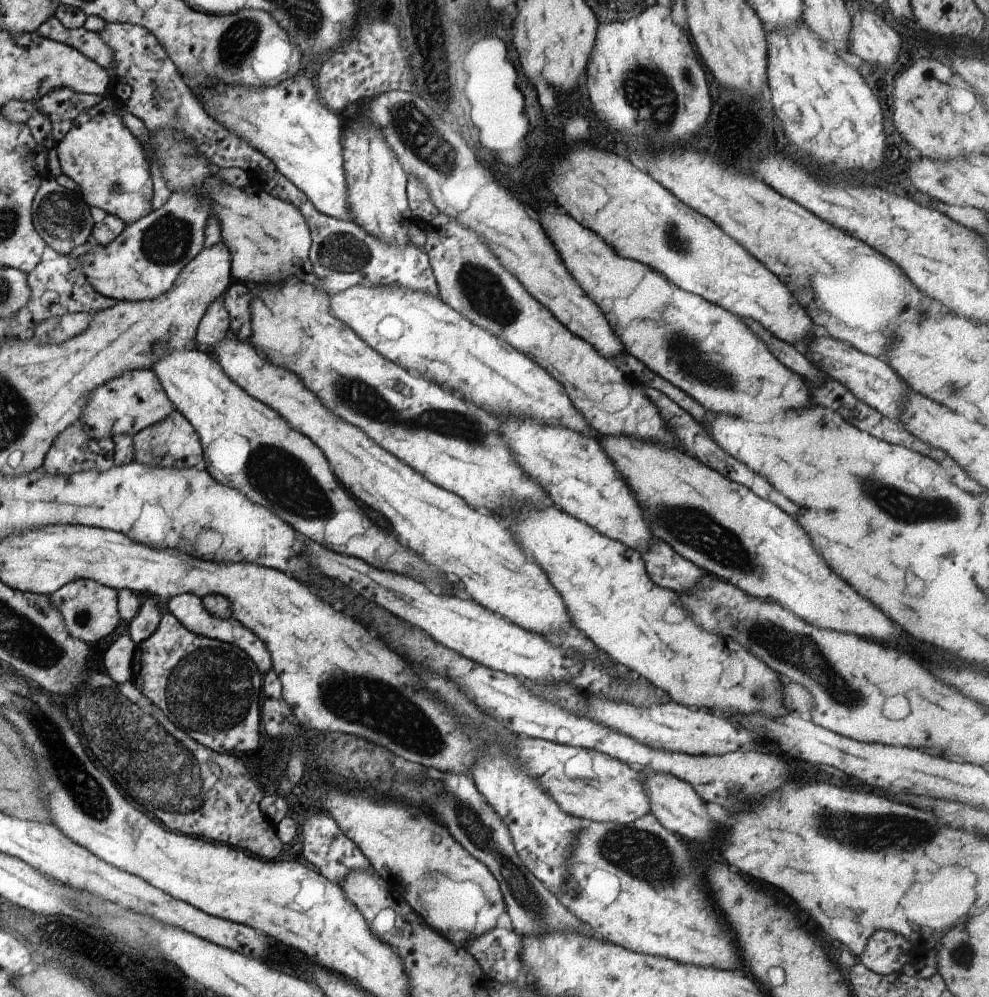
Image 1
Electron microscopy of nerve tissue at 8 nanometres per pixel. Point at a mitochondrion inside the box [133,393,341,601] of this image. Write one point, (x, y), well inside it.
(271, 472)

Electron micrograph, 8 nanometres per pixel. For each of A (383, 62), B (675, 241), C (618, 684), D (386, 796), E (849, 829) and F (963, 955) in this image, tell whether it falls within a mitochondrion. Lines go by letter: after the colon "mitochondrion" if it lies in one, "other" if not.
A: other
B: mitochondrion
C: mitochondrion
D: other
E: mitochondrion
F: mitochondrion

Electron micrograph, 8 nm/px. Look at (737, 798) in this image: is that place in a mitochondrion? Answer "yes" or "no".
yes

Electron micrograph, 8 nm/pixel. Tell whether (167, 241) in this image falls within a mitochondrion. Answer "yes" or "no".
yes

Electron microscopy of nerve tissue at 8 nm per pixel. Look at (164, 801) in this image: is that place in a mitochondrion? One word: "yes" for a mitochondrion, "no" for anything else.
yes

